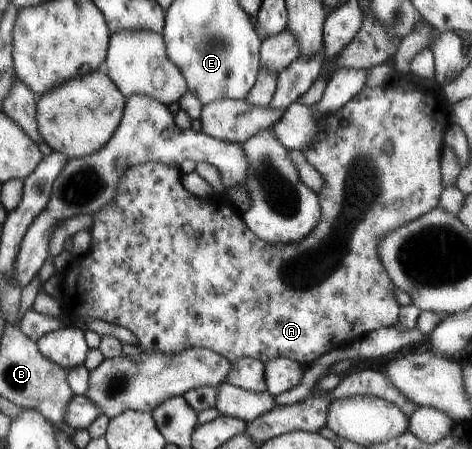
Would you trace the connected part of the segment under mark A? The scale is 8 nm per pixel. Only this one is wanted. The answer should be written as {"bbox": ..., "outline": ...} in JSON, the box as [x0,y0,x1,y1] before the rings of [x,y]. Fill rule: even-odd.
{"bbox":[61,80,450,367],"outline":[[[401,80],[387,85],[377,87],[364,87],[355,97],[349,101],[339,111],[327,113],[327,117],[321,121],[319,135],[307,149],[303,149],[303,155],[307,161],[323,177],[323,189],[319,189],[319,201],[321,204],[321,217],[315,229],[293,243],[279,245],[269,243],[256,237],[255,233],[247,227],[245,221],[240,217],[238,211],[231,202],[213,196],[202,198],[193,195],[185,189],[182,181],[182,171],[175,165],[167,165],[161,161],[148,161],[139,165],[133,165],[127,169],[127,173],[119,179],[119,189],[115,189],[115,197],[111,203],[107,203],[103,209],[100,209],[95,215],[92,215],[93,225],[89,230],[91,235],[91,245],[85,255],[74,258],[71,266],[64,269],[62,291],[64,298],[61,300],[63,312],[68,316],[72,324],[75,319],[80,320],[80,325],[84,326],[91,320],[105,321],[119,327],[128,329],[139,339],[139,348],[147,353],[165,353],[165,355],[175,355],[183,353],[183,349],[191,347],[201,349],[211,349],[231,362],[248,357],[258,359],[266,364],[275,357],[287,356],[308,367],[316,359],[333,351],[333,349],[345,348],[352,345],[355,341],[361,340],[367,333],[375,331],[382,327],[396,326],[400,305],[395,299],[395,286],[386,274],[383,263],[379,261],[379,241],[387,233],[393,233],[414,219],[429,213],[438,206],[440,195],[443,191],[442,173],[441,173],[441,156],[445,147],[443,137],[450,125],[449,108],[450,105],[445,102],[440,91],[431,93],[430,90],[424,89],[403,89]],[[390,143],[392,150],[385,151],[385,145]]]}

